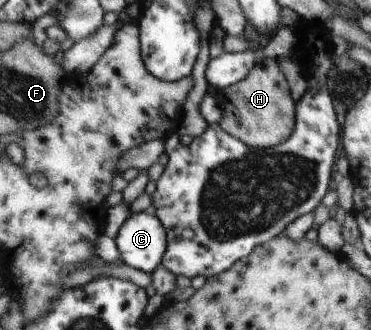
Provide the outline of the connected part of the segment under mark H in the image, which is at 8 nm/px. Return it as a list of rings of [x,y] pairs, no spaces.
[[[262,58],[241,82],[222,90],[224,117],[220,126],[235,138],[253,148],[274,148],[286,142],[293,133],[294,102],[290,98],[286,76],[276,58]]]

